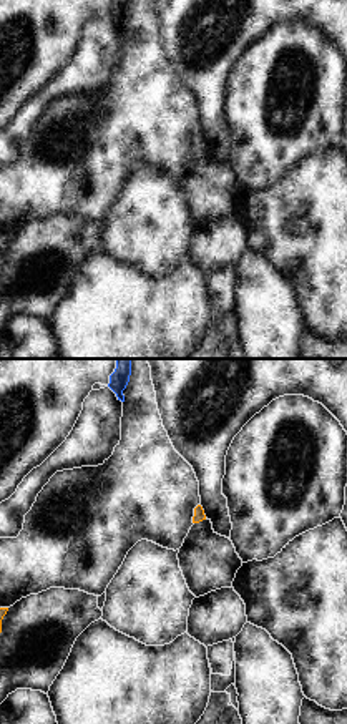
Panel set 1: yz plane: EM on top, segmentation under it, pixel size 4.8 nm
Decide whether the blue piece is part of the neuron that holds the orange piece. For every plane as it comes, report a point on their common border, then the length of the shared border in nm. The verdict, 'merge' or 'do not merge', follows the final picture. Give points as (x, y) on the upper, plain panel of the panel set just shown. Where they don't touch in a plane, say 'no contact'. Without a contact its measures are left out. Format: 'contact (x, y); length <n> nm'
no contact

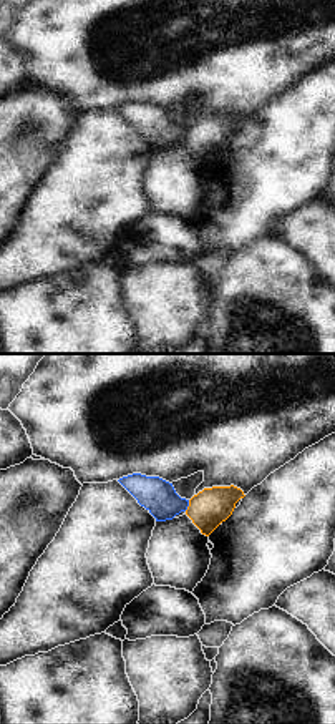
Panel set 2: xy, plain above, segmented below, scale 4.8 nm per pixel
contact (189, 133); length 60 nm

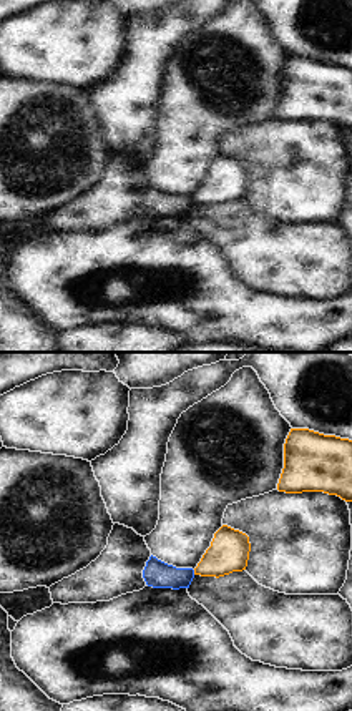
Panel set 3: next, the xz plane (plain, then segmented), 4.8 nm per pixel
contact (195, 200); length 30 nm

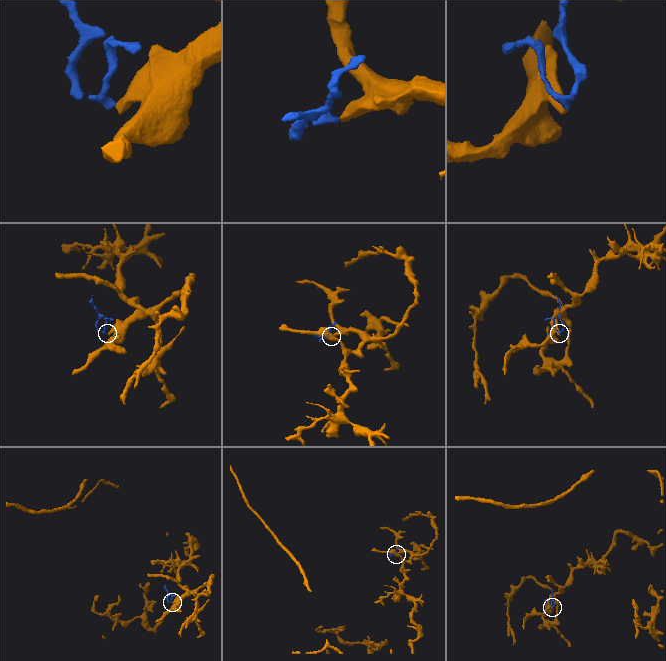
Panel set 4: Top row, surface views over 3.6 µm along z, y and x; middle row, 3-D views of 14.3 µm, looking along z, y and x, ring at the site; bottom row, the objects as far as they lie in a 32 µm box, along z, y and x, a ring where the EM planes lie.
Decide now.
do not merge

